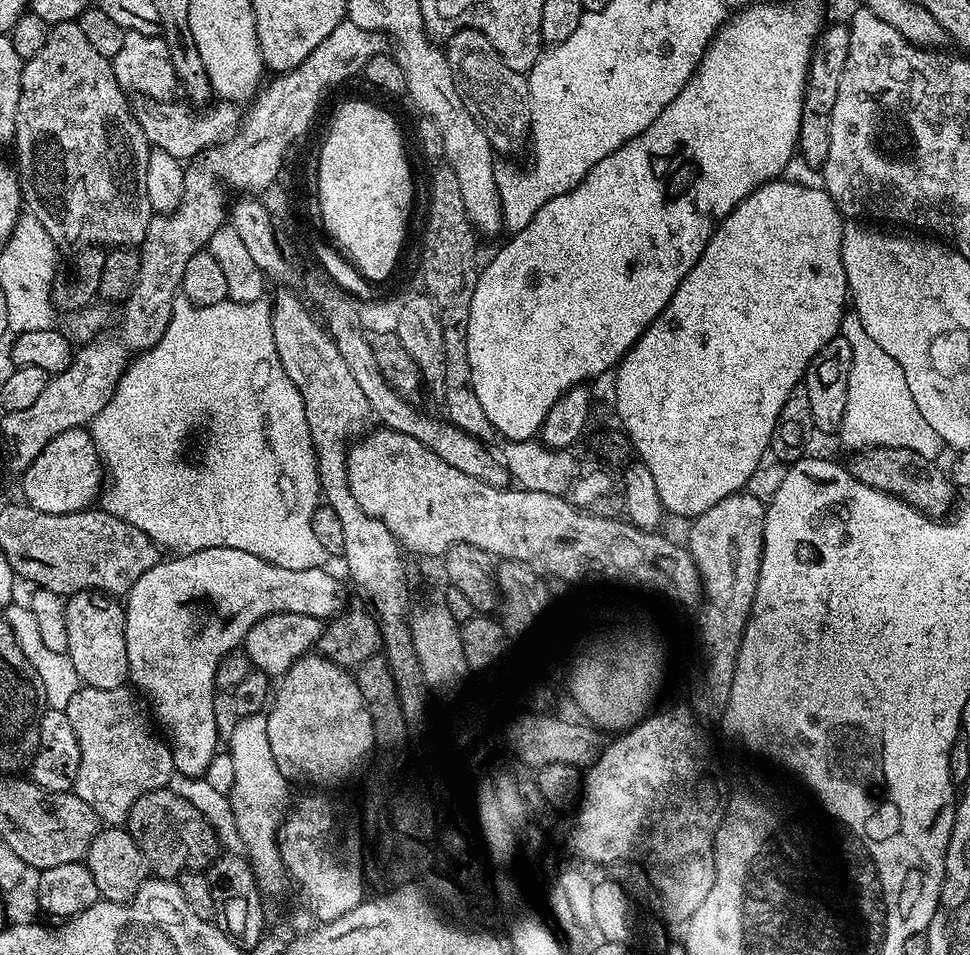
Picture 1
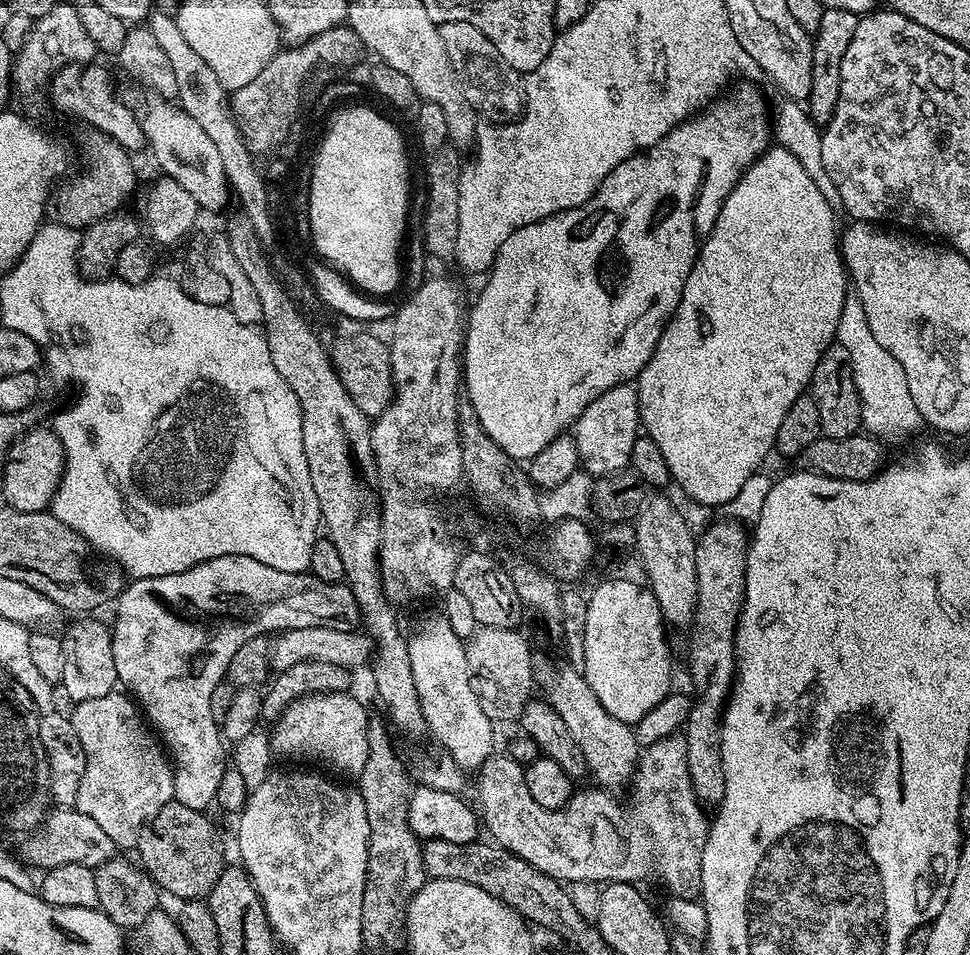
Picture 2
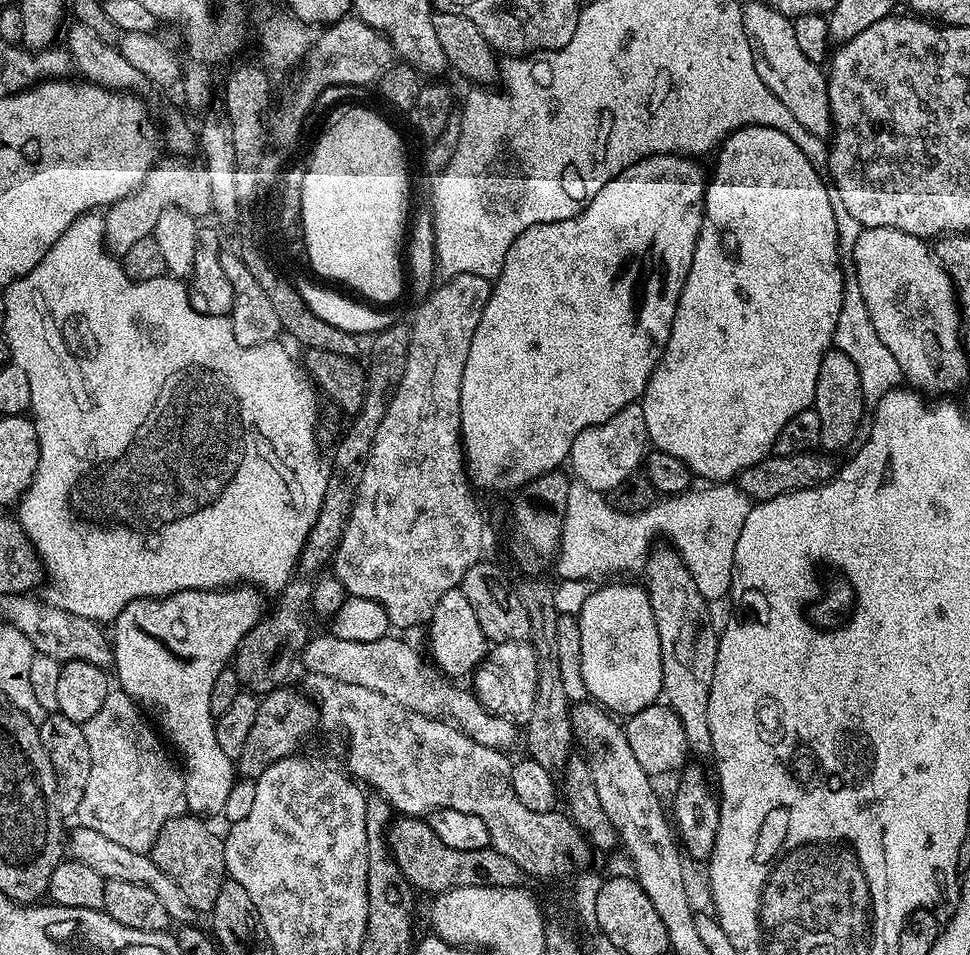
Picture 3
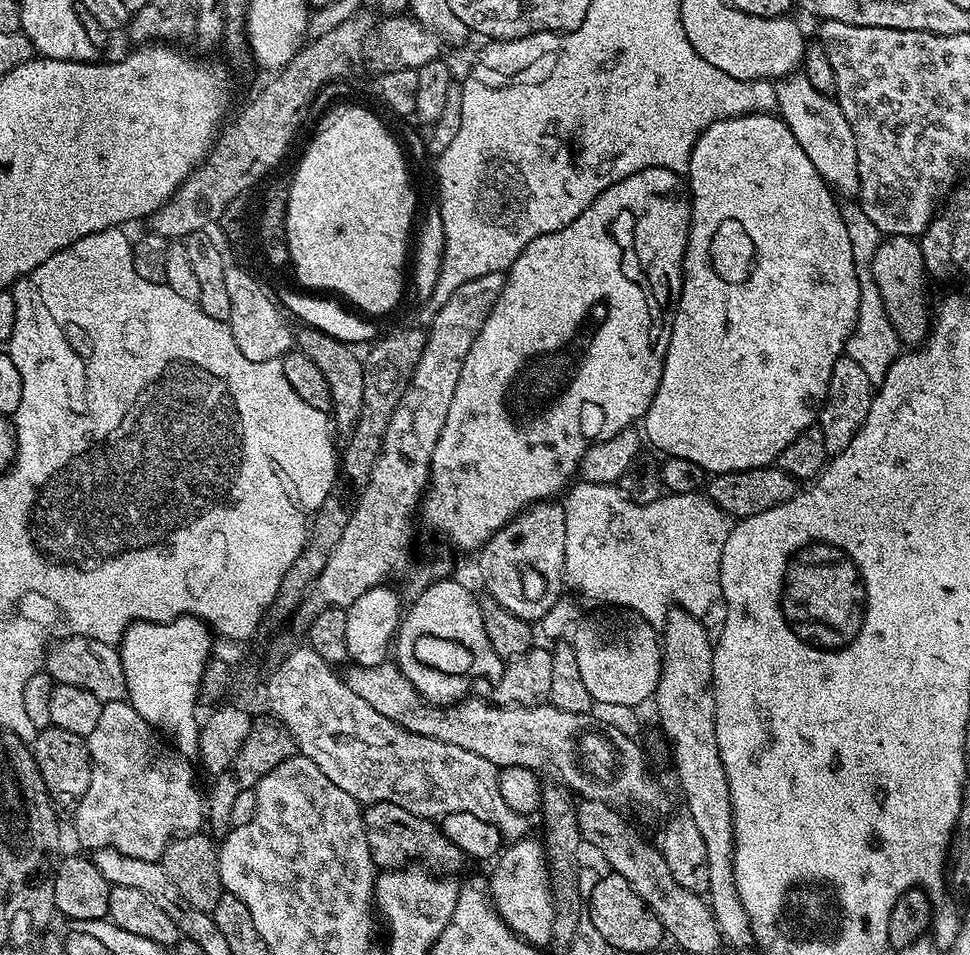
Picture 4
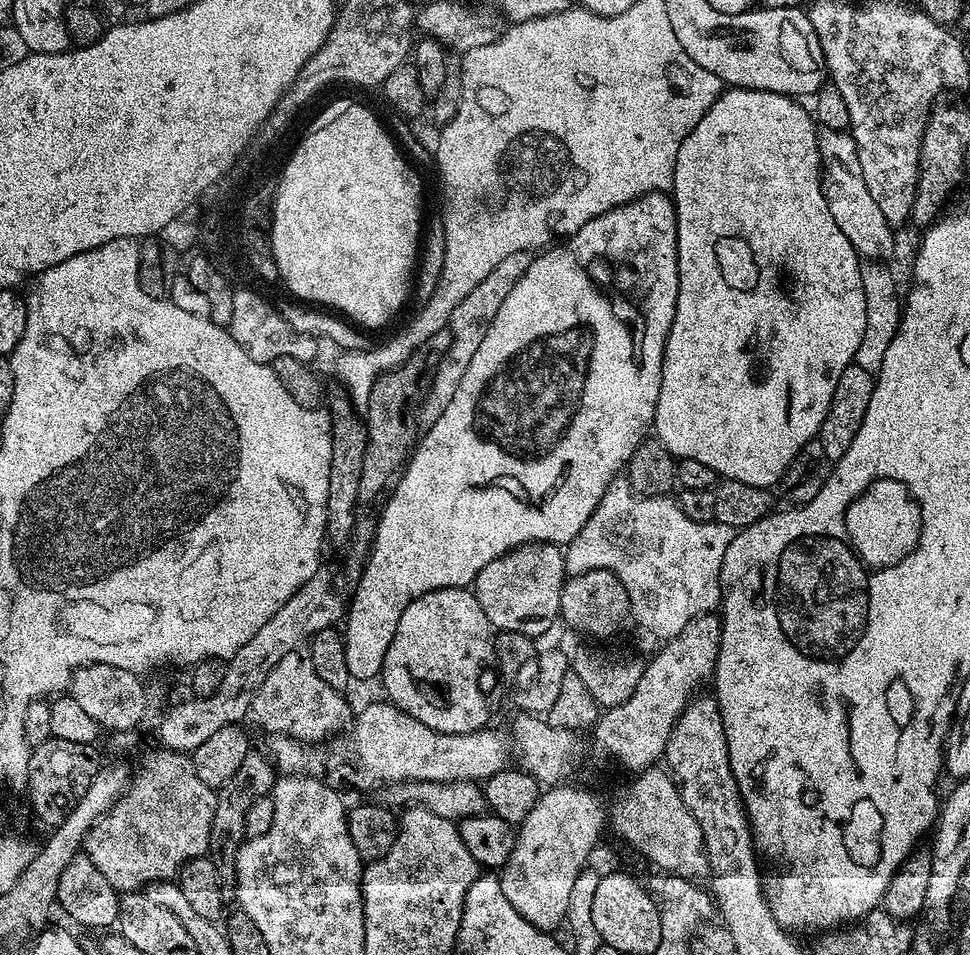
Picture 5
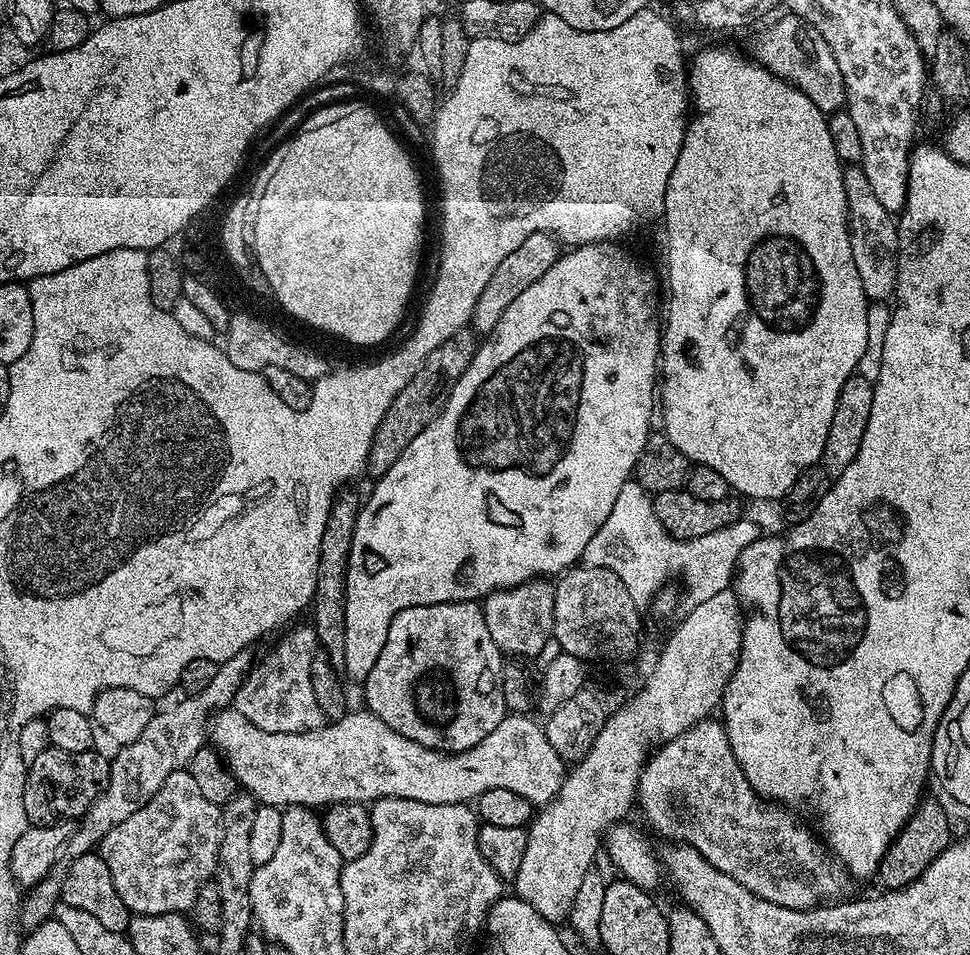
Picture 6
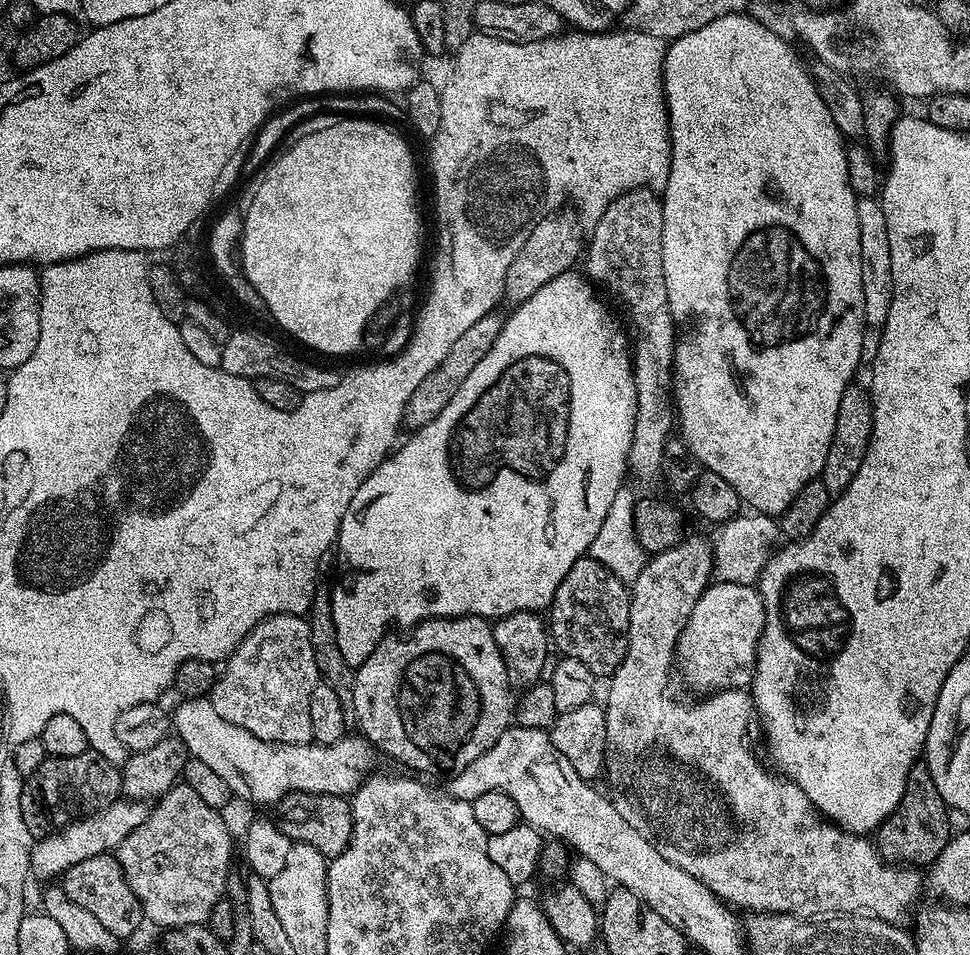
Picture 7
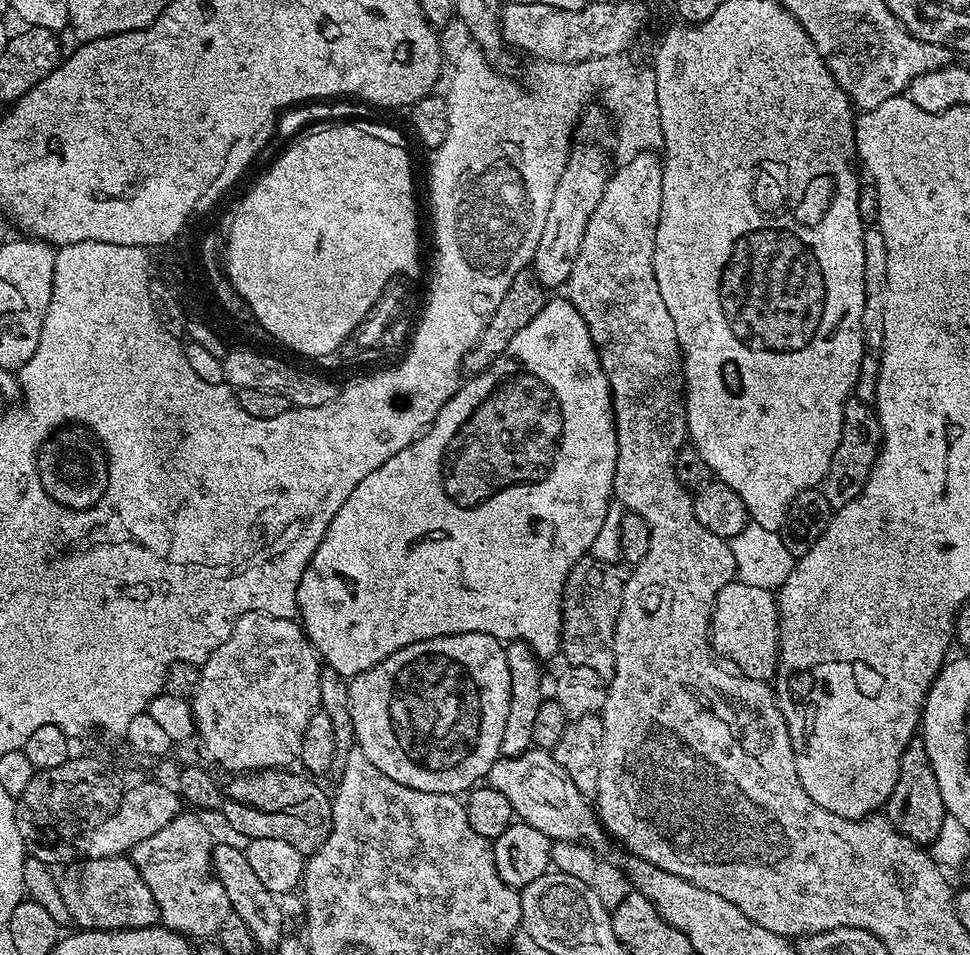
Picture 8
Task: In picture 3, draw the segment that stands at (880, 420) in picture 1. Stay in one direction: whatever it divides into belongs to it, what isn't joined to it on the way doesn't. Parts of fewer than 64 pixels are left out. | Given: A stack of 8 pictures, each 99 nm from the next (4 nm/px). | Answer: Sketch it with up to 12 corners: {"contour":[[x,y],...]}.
{"contour":[[844,285],[835,351],[858,366],[865,401],[901,387],[866,298]]}

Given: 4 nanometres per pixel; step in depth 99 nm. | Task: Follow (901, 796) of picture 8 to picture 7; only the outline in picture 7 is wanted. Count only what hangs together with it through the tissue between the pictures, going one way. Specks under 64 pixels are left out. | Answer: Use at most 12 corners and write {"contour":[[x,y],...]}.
{"contour":[[927,763],[874,833],[897,866],[935,864],[954,835]]}

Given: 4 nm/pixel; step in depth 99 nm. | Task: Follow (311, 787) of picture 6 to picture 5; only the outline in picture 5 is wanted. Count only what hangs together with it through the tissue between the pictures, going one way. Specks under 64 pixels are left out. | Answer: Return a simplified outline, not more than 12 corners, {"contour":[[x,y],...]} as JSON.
{"contour":[[395,704],[359,709],[328,752],[267,737],[277,773],[379,786],[483,782],[509,763],[485,726],[422,726]]}

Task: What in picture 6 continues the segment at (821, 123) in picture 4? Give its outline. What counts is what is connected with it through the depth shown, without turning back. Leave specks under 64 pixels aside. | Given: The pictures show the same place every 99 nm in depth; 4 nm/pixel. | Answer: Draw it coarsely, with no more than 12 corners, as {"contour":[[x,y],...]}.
{"contour":[[863,167],[844,170],[850,254],[872,302],[893,299],[898,229]]}

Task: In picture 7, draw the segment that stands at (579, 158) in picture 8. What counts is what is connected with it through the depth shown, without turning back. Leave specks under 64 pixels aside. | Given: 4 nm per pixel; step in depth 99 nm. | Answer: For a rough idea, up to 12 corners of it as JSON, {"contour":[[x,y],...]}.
{"contour":[[557,210],[534,226],[503,299],[515,306],[577,267],[581,225]]}

